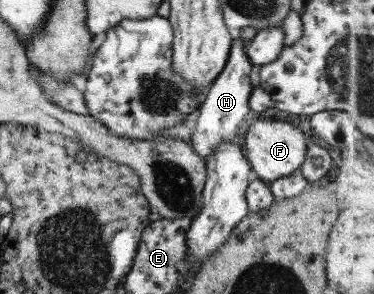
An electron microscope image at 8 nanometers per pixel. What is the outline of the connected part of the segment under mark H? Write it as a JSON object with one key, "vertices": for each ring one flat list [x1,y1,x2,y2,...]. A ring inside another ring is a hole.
{"vertices":[[235,34,233,35,226,64,222,72,216,76,204,92,204,100,196,110,198,117,196,117,196,125,190,130,190,144,194,148,194,152,204,161,208,154,214,152,216,146,220,146,222,142,234,140,238,124,250,110,248,95,250,95,252,87,248,76,252,64,248,62,248,56,244,54,244,44,245,42,237,38]]}

